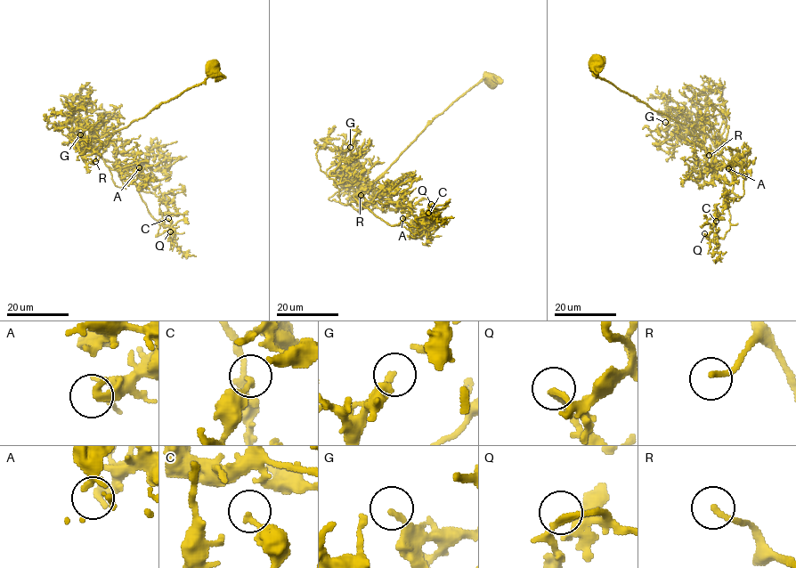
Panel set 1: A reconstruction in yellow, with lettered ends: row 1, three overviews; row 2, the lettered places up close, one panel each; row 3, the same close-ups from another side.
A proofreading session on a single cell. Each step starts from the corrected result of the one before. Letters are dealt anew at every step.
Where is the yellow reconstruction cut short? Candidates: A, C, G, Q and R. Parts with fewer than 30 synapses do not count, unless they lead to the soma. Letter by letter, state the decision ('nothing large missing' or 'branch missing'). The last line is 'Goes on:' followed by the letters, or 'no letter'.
A: nothing large missing
C: nothing large missing
G: nothing large missing
Q: branch missing
R: branch missing
Goes on: Q, R

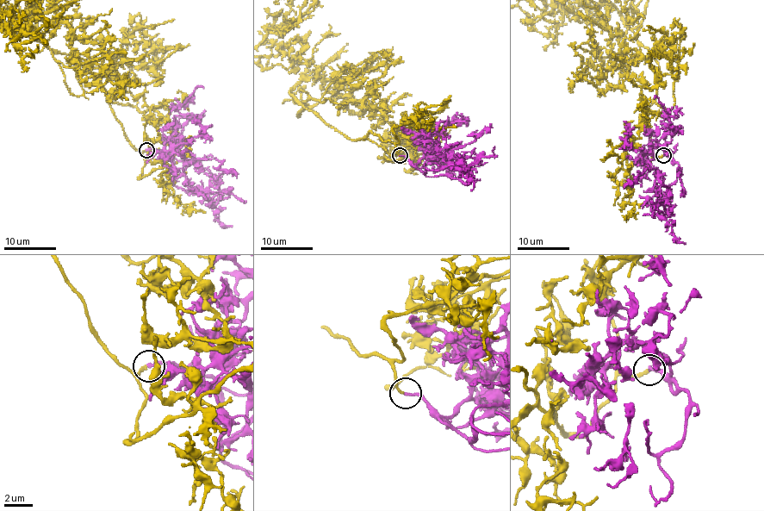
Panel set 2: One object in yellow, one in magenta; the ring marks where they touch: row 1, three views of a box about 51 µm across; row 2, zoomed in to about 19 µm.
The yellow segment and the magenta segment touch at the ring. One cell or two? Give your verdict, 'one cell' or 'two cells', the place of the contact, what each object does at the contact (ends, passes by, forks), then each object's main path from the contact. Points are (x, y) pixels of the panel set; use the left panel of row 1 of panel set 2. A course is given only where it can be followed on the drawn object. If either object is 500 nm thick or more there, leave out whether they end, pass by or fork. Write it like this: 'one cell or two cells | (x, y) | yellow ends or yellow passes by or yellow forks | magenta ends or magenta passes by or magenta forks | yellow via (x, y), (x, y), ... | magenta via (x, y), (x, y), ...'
one cell | (146, 150) | yellow ends | magenta ends | yellow via (145, 150), (141, 152), (129, 140), (103, 86), (88, 68), (47, 48), (26, 27) | magenta via (146, 150), (170, 155), (173, 183), (178, 187), (208, 198), (228, 194), (215, 208), (223, 227)

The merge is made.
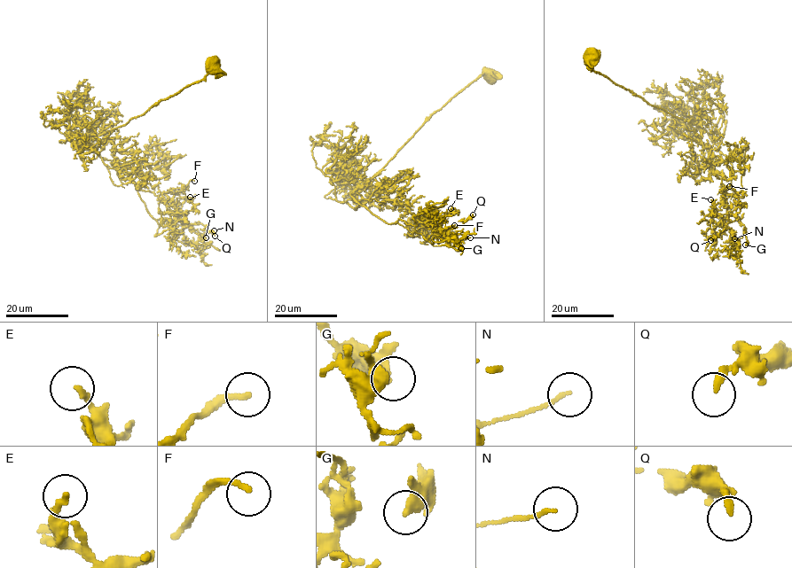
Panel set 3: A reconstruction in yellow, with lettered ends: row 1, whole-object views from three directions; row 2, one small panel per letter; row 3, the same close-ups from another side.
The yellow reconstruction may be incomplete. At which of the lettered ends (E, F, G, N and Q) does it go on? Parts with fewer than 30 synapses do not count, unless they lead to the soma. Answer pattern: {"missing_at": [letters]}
{"missing_at": []}

